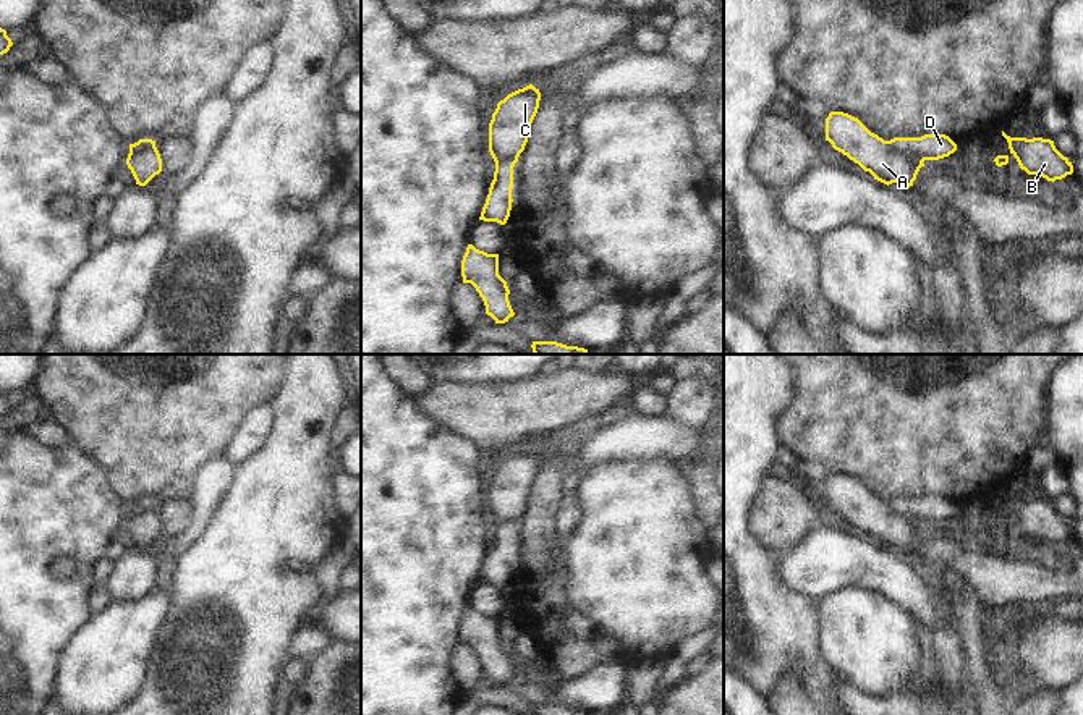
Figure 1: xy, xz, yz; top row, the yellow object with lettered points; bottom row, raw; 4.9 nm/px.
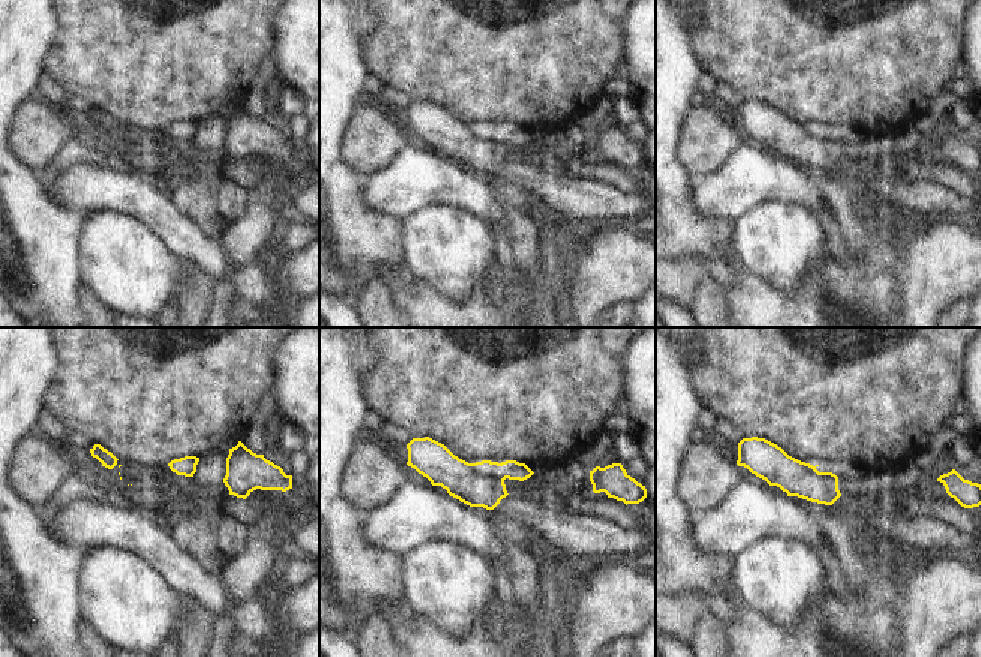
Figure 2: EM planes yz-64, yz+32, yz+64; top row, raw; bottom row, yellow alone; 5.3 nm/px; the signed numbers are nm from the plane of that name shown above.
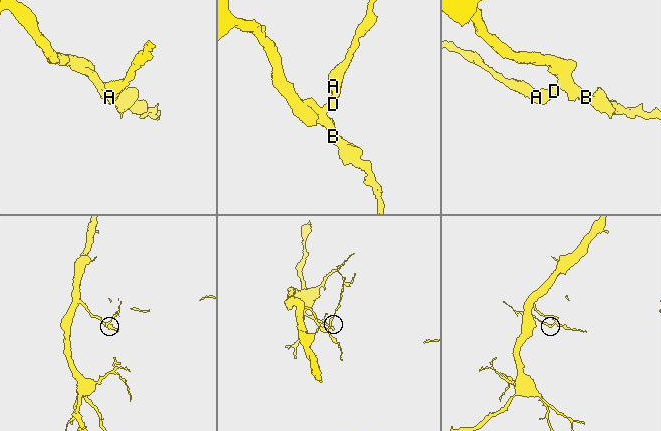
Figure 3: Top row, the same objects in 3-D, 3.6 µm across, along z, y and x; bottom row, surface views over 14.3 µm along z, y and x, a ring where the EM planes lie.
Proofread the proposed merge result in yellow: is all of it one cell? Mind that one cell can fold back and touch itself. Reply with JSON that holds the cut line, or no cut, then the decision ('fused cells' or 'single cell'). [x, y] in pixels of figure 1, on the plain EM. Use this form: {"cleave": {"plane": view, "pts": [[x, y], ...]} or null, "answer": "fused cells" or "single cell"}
{"cleave": {"plane": "yz", "pts": [[887, 503], [894, 511], [921, 524]]}, "answer": "fused cells"}

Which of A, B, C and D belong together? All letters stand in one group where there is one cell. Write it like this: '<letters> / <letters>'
A C / B D

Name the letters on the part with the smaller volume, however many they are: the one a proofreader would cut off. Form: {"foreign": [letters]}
{"foreign": ["A", "C"]}

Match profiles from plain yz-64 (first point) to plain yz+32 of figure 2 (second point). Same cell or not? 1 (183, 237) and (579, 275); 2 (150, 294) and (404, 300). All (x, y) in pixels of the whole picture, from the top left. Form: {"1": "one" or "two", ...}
{"1": "two", "2": "two"}

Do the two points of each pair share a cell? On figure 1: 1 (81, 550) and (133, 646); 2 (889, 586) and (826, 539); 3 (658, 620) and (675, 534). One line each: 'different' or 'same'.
1: different
2: same
3: same

